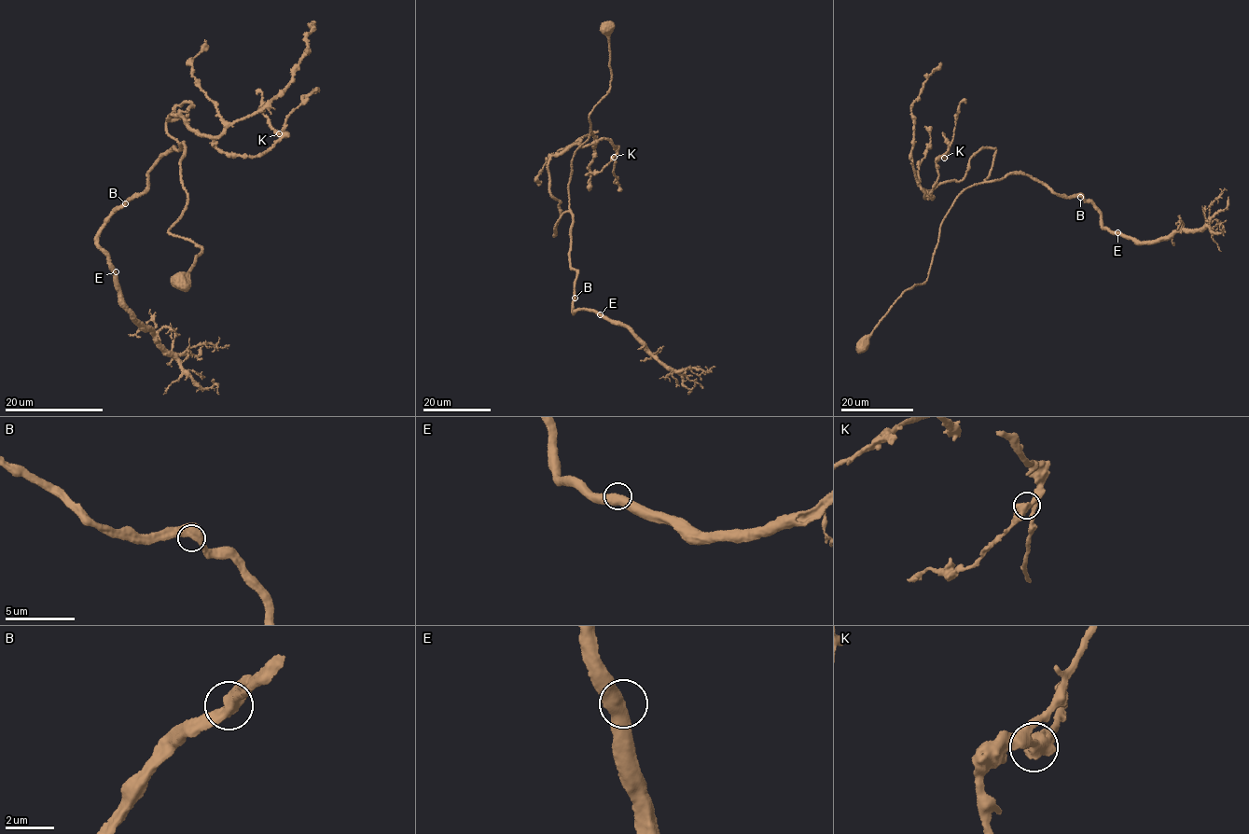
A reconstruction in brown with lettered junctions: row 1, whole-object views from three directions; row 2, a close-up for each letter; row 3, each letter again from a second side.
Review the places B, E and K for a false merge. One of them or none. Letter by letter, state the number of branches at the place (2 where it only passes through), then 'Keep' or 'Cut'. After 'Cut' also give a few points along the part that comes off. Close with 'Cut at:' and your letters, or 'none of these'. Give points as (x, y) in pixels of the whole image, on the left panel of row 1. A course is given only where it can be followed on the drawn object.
B: Branches: 2. Keep
E: Branches: 2. Keep
K: Branches: 2. Keep
Cut at: none of these

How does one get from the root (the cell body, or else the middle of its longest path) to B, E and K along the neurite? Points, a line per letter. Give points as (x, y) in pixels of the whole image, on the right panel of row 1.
B: (862, 346), (900, 295), (926, 280), (941, 222), (968, 187), (1020, 173), (1042, 181), (1057, 194), (1081, 197)
E: (862, 346), (900, 295), (926, 280), (941, 222), (968, 187), (1032, 176), (1093, 202), (1102, 226), (1117, 232)
K: (862, 346), (926, 280), (942, 219), (985, 182), (996, 150), (925, 197), (944, 158)

